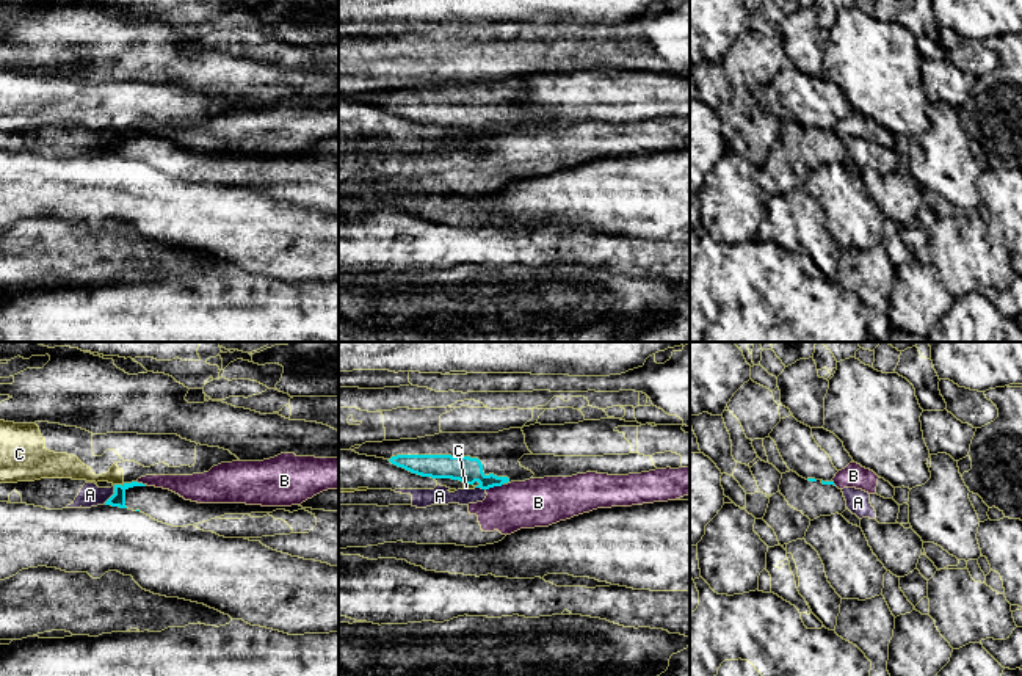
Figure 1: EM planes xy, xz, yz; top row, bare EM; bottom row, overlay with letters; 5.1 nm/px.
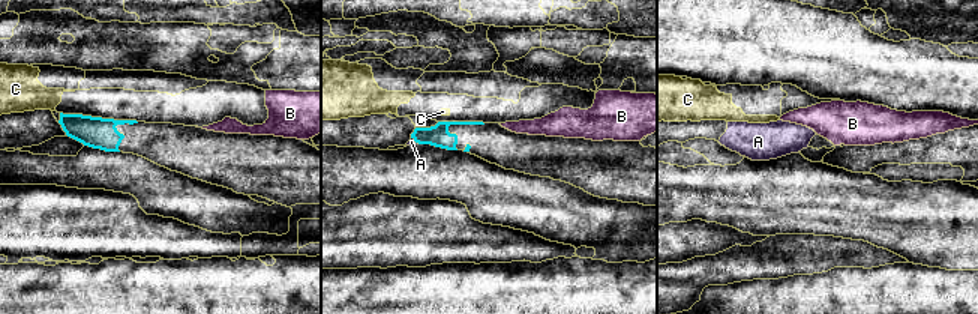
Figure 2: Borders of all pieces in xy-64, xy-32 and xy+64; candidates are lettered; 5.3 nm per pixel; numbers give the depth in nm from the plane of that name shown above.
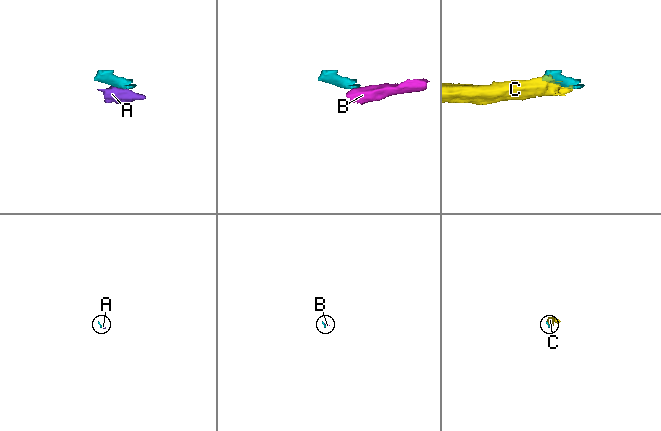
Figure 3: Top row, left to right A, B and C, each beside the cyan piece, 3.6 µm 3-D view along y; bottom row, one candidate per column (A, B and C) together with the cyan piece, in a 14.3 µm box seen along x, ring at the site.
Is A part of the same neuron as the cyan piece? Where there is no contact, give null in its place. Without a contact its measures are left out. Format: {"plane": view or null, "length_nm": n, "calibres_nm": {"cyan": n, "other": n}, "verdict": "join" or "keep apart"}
{"plane": "xy", "length_nm": 110, "calibres_nm": {"cyan": 80, "other": 110}, "verdict": "keep apart"}

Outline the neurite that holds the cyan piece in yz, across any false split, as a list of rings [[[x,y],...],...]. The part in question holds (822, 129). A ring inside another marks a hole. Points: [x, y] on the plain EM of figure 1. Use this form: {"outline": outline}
{"outline": [[[790,119],[782,122],[779,140],[792,157],[810,169],[820,165],[842,163],[846,158],[843,141],[834,130],[806,129]]]}

